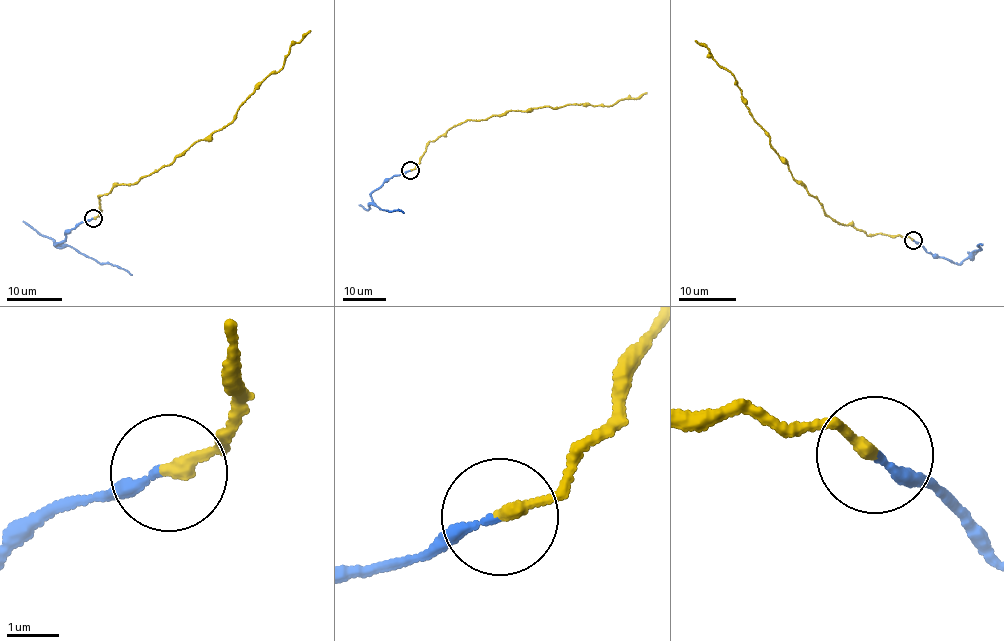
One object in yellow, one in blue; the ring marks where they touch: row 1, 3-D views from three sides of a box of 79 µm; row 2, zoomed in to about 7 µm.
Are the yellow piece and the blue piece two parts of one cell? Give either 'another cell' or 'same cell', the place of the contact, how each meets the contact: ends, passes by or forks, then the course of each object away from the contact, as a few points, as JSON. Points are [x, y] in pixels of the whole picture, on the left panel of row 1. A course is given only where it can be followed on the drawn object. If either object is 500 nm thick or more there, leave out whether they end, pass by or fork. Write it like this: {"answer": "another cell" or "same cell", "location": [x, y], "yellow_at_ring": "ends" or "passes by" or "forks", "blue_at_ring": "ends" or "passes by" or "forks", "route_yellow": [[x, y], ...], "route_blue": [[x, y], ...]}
{"answer": "same cell", "location": [93, 218], "yellow_at_ring": "ends", "blue_at_ring": "ends", "route_yellow": [[93, 218], [100, 195], [137, 183], [227, 126], [310, 30]], "route_blue": [[93, 218], [67, 230], [63, 240], [56, 244], [74, 247], [100, 263], [115, 264], [132, 275]]}

